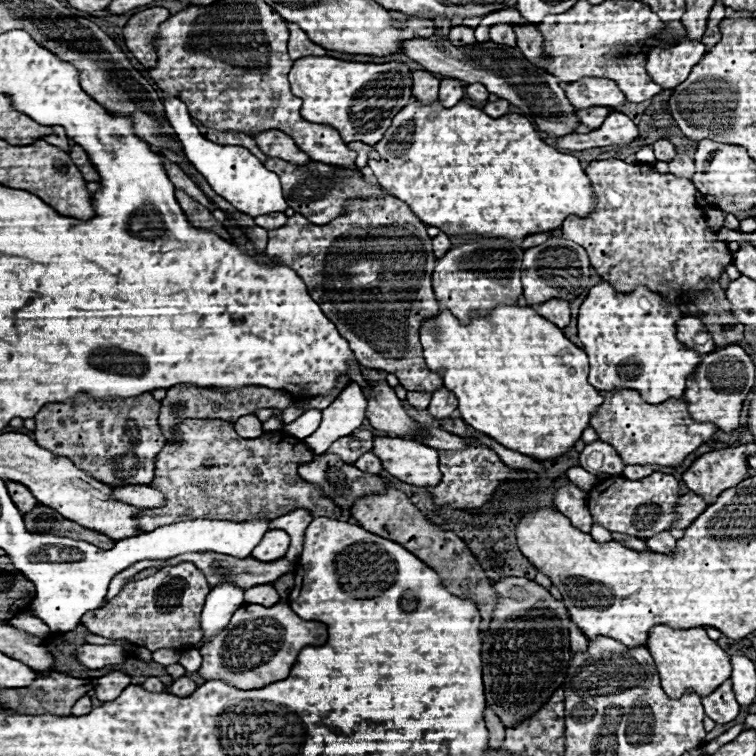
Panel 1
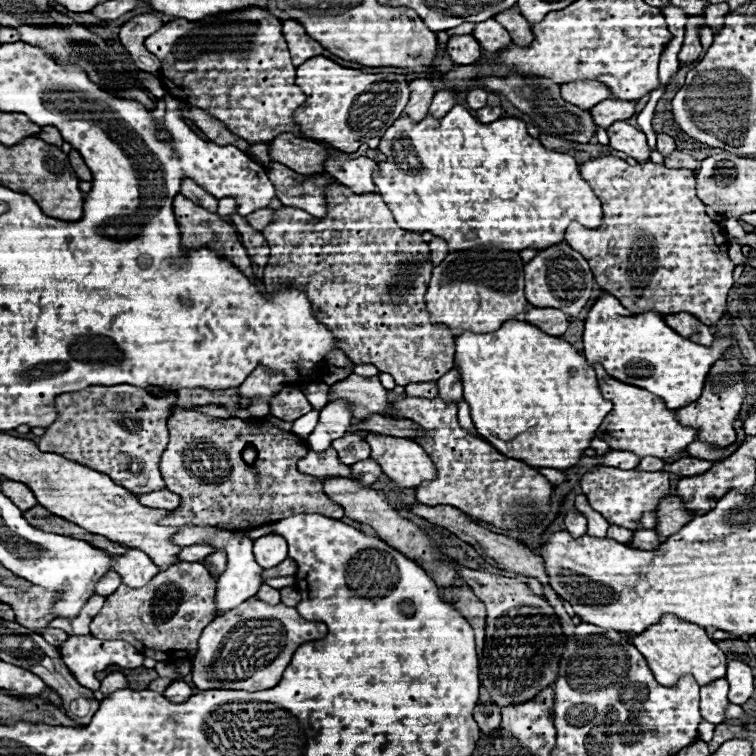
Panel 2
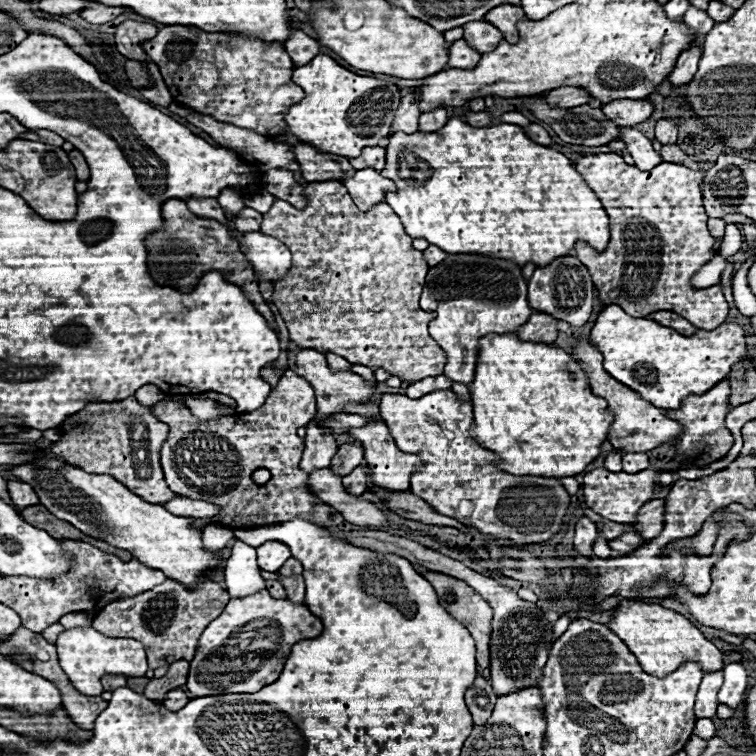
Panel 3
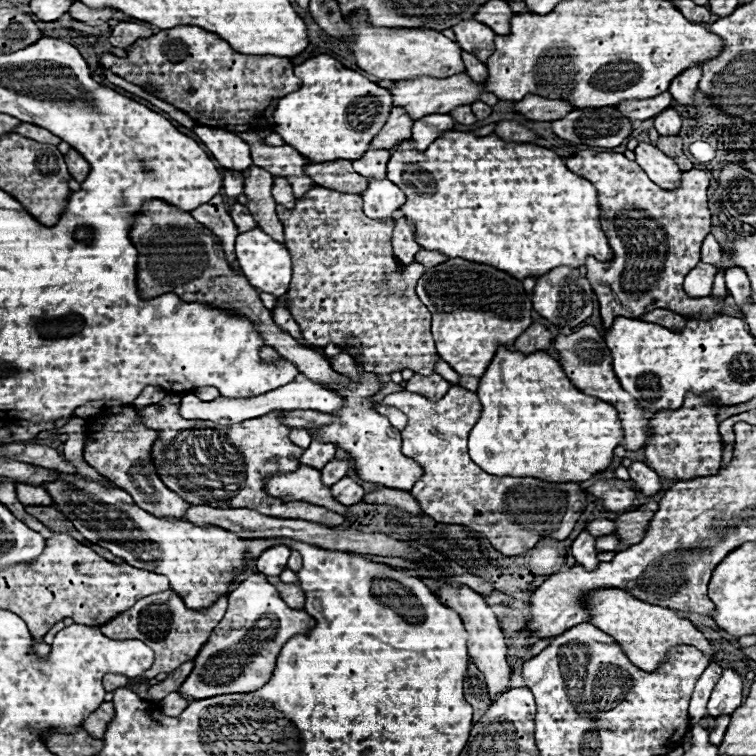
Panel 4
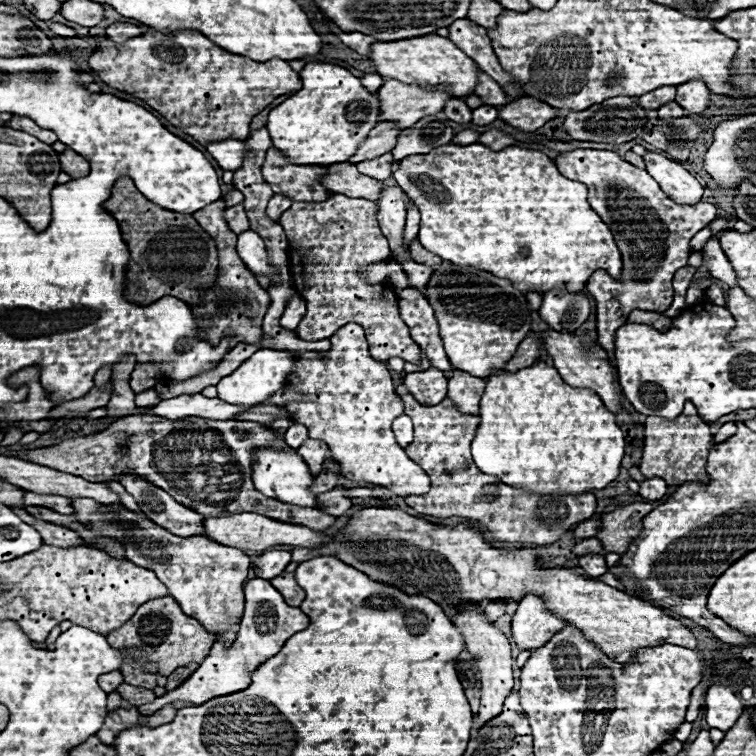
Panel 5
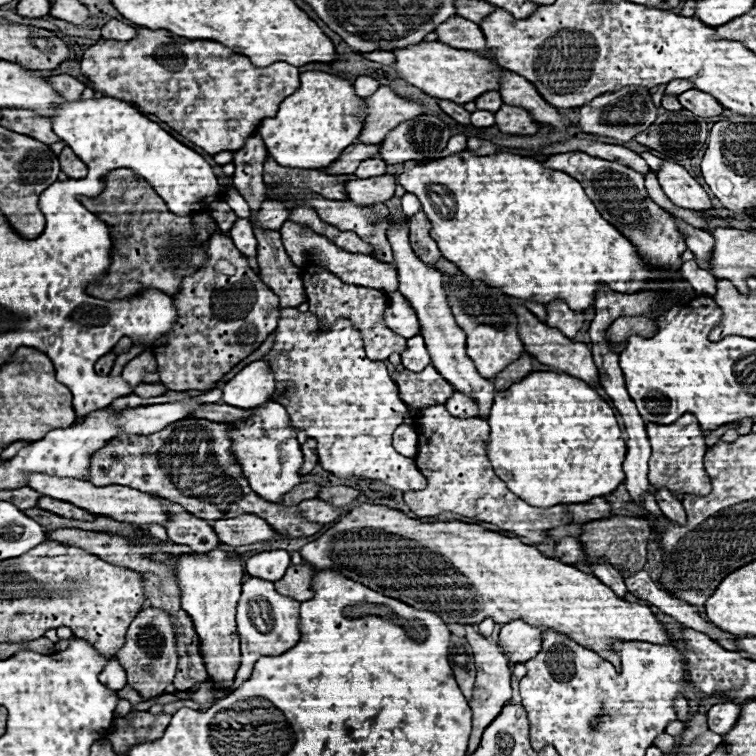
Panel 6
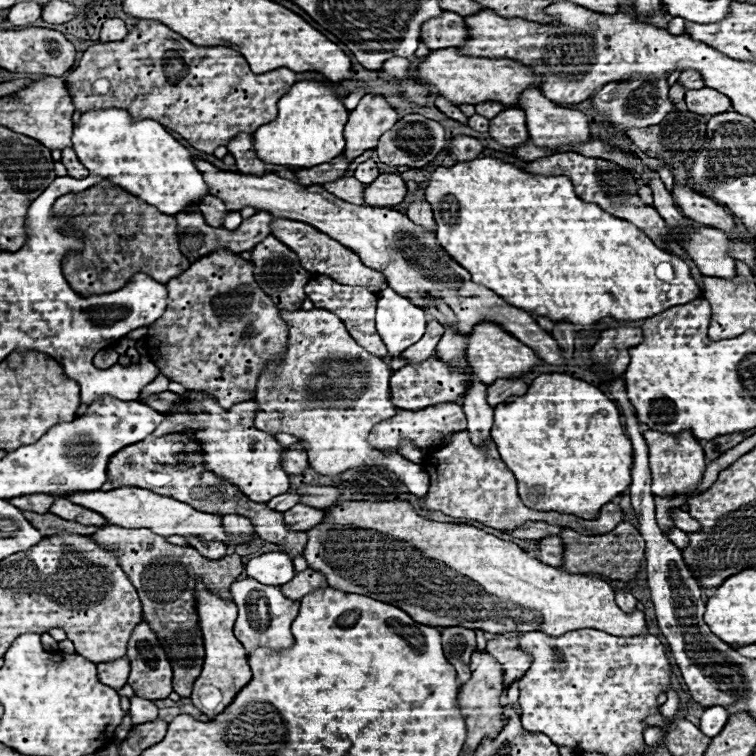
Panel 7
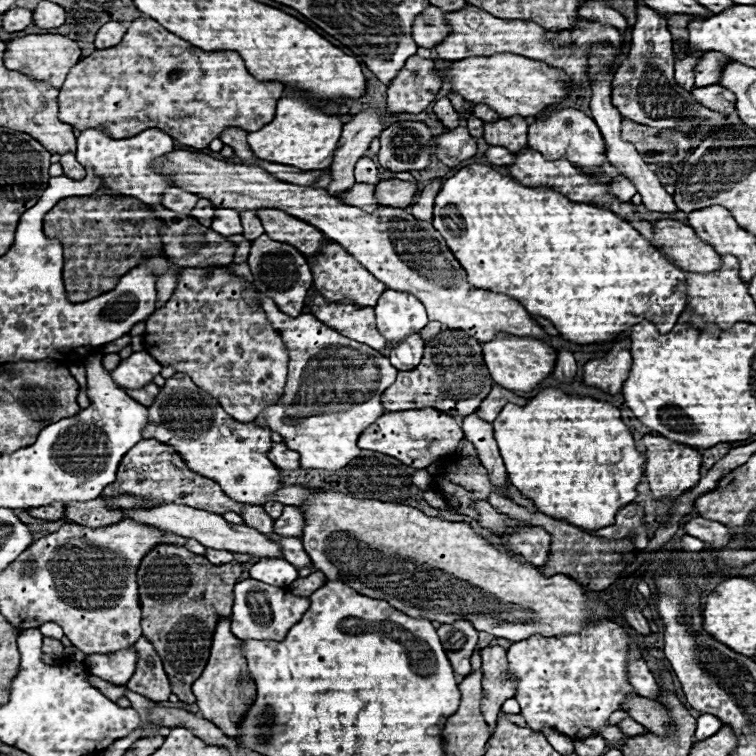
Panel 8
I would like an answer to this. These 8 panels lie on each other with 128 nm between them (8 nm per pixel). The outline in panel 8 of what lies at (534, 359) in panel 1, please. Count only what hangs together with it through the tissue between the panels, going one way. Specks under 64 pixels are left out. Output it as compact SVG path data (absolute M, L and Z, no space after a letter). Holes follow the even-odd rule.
M552 386L542 388L526 406L502 410L492 424L510 482L546 516L568 520L568 524L584 530L598 530L614 524L616 510L630 504L638 494L636 486L642 480L642 464L646 458L634 448L634 438L628 426L622 422L620 410L610 402L568 394Z

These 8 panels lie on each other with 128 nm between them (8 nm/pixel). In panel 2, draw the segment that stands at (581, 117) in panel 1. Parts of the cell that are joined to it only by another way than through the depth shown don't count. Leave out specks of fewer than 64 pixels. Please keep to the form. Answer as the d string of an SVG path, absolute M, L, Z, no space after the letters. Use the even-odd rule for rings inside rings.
M602 100L602 104L596 104L594 108L590 108L592 112L592 120L596 126L600 128L608 128L610 124L618 122L618 120L628 120L630 116L634 116L634 106L636 102L626 102L626 100Z

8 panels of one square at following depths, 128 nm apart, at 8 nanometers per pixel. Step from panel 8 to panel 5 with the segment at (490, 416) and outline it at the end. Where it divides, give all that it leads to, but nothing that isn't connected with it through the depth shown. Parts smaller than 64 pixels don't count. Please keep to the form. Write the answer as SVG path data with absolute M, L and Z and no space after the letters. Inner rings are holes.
M532 332L530 336L526 336L526 338L520 342L520 346L516 348L516 352L514 352L514 356L510 358L510 362L506 362L504 370L506 370L506 372L516 372L516 370L520 370L520 368L526 368L526 366L534 364L534 360L536 360L538 354L540 354L540 348L542 348L542 340L540 340L540 336L536 336L536 334Z

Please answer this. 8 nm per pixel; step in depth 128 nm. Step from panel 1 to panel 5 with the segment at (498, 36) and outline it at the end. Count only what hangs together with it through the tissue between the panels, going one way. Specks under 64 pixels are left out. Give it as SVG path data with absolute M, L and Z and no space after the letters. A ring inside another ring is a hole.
M462 18L462 20L456 20L454 24L450 24L448 30L450 30L448 38L462 52L466 52L466 56L470 56L486 74L490 74L512 100L520 98L520 90L510 86L510 76L500 68L500 64L492 52L486 28L470 22L468 18Z

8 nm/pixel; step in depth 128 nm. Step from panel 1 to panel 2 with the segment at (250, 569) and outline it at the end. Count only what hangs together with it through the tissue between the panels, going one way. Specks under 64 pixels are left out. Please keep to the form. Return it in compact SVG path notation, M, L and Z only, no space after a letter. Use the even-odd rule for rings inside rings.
M212 552L202 562L214 574L222 574L226 570L226 556L224 556L224 552ZM286 558L282 564L270 570L262 570L262 578L278 578L278 576L294 576L294 574L296 574L296 564L290 558Z

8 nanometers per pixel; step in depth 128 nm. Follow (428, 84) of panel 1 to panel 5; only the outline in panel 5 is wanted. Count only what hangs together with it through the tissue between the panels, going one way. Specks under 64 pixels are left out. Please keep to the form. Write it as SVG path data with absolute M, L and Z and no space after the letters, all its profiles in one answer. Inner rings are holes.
M378 122L378 126L368 134L368 138L360 144L358 152L348 160L352 164L358 164L360 160L378 158L386 152L390 152L400 136L402 128L398 128L394 122Z

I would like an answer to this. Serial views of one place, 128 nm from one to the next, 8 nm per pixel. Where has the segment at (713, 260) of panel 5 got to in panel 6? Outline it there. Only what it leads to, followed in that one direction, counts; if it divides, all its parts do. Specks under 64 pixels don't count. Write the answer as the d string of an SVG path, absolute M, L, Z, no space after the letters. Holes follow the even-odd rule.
M678 220L678 228L684 232L686 244L694 252L696 260L702 262L702 264L708 264L712 260L712 252L714 252L712 234L706 232L706 230L698 230L698 228L690 226L690 224L686 224L684 220Z

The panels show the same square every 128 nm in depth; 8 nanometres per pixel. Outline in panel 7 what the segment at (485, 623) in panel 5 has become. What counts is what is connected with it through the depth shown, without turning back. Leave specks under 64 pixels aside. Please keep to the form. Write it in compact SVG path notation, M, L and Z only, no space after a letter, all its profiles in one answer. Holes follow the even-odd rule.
M474 652L470 668L472 668L472 678L460 686L460 694L458 694L458 706L462 710L462 716L464 716L466 728L468 728L464 752L476 750L476 746L482 742L482 738L496 736L498 730L504 726L504 722L502 722L502 714L504 714L502 696L504 696L506 688L504 688L502 664L498 664L488 652Z

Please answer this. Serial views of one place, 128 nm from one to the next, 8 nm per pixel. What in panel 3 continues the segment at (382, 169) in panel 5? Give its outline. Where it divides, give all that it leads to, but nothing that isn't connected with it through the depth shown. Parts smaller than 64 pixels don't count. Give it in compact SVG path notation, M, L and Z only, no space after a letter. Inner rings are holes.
M370 146L370 148L362 148L362 154L354 160L350 160L350 164L358 170L358 168L366 168L372 166L378 172L384 168L386 164L386 150L382 146Z

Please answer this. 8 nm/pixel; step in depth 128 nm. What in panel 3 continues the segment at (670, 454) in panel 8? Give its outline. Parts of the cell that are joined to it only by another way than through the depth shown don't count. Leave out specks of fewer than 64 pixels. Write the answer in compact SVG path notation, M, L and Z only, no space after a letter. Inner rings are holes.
M728 378L724 382L718 382L714 388L710 388L702 396L688 396L678 410L666 410L668 418L684 426L684 432L674 440L676 454L686 454L688 464L694 464L694 466L704 466L720 460L732 448L732 442L734 442L734 438L730 436L730 430L724 426L728 412L730 412L730 380Z

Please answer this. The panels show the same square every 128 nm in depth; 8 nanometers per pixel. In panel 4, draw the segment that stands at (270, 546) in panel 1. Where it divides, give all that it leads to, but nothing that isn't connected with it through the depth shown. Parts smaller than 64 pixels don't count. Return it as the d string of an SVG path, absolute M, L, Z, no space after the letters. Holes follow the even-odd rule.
M272 546L258 556L258 570L264 576L280 576L280 572L286 568L288 556L290 556L290 548Z

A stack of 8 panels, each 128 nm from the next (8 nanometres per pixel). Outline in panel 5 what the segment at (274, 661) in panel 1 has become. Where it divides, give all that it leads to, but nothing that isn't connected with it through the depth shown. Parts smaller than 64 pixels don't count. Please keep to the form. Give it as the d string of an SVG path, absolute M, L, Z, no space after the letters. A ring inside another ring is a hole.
M262 578L248 580L244 586L244 594L246 594L246 608L244 608L244 614L240 618L240 628L236 632L234 642L230 646L226 646L224 638L218 638L212 644L206 660L194 672L194 676L190 676L190 680L186 680L176 690L172 690L162 697L157 697L154 702L138 707L141 715L150 716L162 706L176 702L176 700L202 704L202 702L208 702L208 700L218 698L218 696L246 690L252 684L252 674L256 672L256 668L260 664L264 664L268 658L272 658L274 654L278 654L280 648L284 646L284 642L292 634L308 628L310 620L302 614L300 608L290 608L284 602L282 594L270 584L270 580L262 580Z

